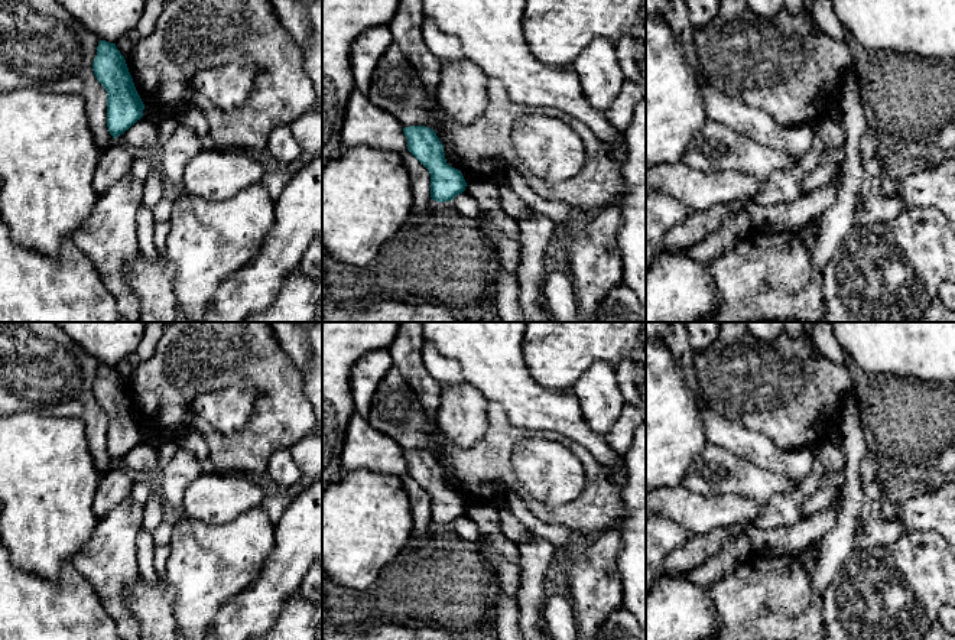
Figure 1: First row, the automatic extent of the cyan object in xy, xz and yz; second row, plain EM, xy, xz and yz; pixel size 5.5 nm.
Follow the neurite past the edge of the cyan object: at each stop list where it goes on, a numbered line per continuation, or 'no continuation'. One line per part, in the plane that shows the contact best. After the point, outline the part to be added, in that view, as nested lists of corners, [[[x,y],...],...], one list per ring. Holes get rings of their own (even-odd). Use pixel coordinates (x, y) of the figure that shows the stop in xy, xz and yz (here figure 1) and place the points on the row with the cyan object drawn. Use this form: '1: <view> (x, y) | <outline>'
no continuation

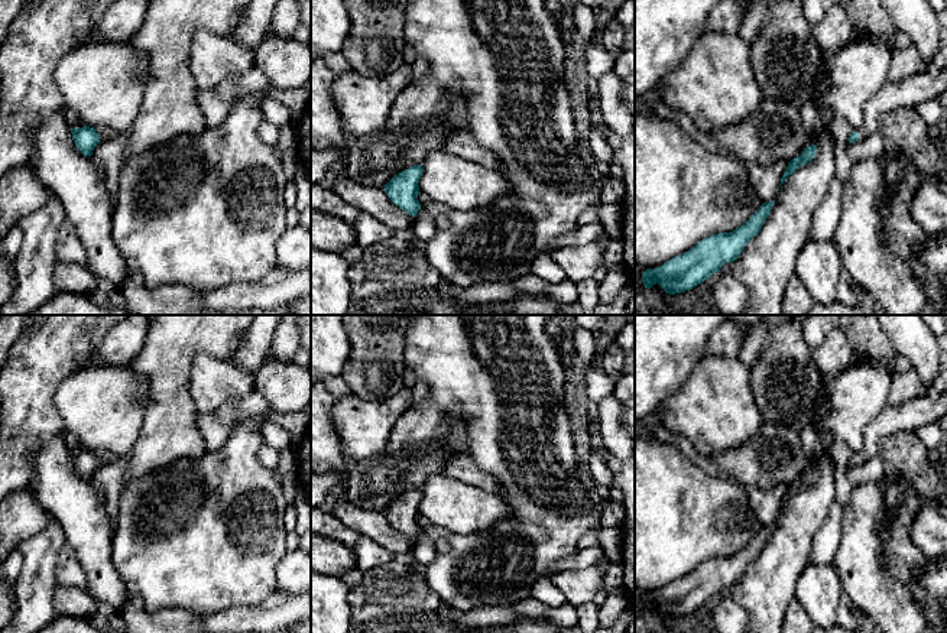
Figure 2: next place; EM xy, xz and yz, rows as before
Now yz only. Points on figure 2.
1: yz (931, 81) | [[[947,43],[940,46],[933,61],[917,75],[905,81],[888,81],[876,94],[873,94],[863,106],[863,121],[859,129],[859,140],[867,139],[879,130],[879,119],[899,107],[917,107],[922,101],[935,100],[947,90]]]

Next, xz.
no continuation

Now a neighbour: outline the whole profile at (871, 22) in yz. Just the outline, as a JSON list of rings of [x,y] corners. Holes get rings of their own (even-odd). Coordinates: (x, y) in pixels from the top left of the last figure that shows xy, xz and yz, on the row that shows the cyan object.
[[[840,0],[854,29],[854,40],[894,52],[898,29],[880,0]]]

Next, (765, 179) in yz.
[[[776,162],[771,165],[749,163],[749,181],[762,202],[775,199],[781,178],[788,166],[788,162]]]

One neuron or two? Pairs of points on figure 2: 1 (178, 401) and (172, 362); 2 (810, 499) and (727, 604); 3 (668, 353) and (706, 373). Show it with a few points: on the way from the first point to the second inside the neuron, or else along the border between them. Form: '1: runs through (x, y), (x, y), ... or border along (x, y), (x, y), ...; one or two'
1: runs through (172, 390), (172, 372); one
2: border along (730, 596), (751, 617); two
3: border along (704, 356), (675, 395); two

